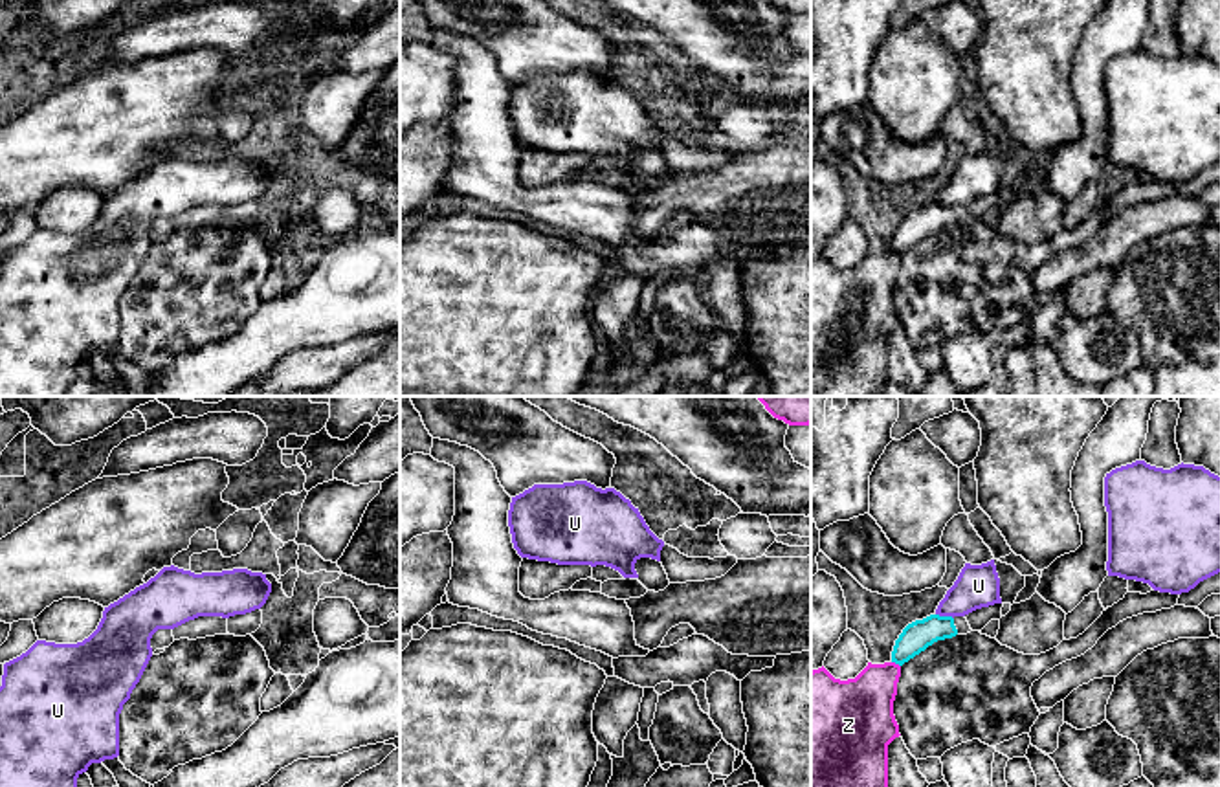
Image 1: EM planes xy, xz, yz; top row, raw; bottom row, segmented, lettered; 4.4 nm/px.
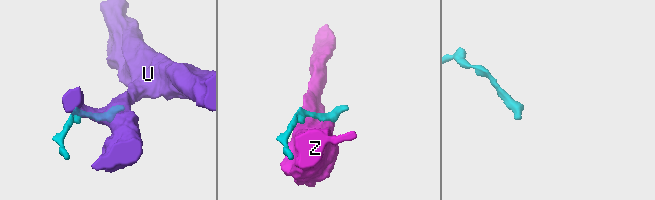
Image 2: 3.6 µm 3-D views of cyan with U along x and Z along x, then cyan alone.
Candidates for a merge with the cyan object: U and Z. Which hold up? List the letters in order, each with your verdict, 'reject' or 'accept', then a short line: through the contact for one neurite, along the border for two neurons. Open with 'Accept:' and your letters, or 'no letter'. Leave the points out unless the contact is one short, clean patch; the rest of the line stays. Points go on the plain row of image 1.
Accept: no letter
U: reject
Z: reject; line yz (892, 250), (899, 255)

